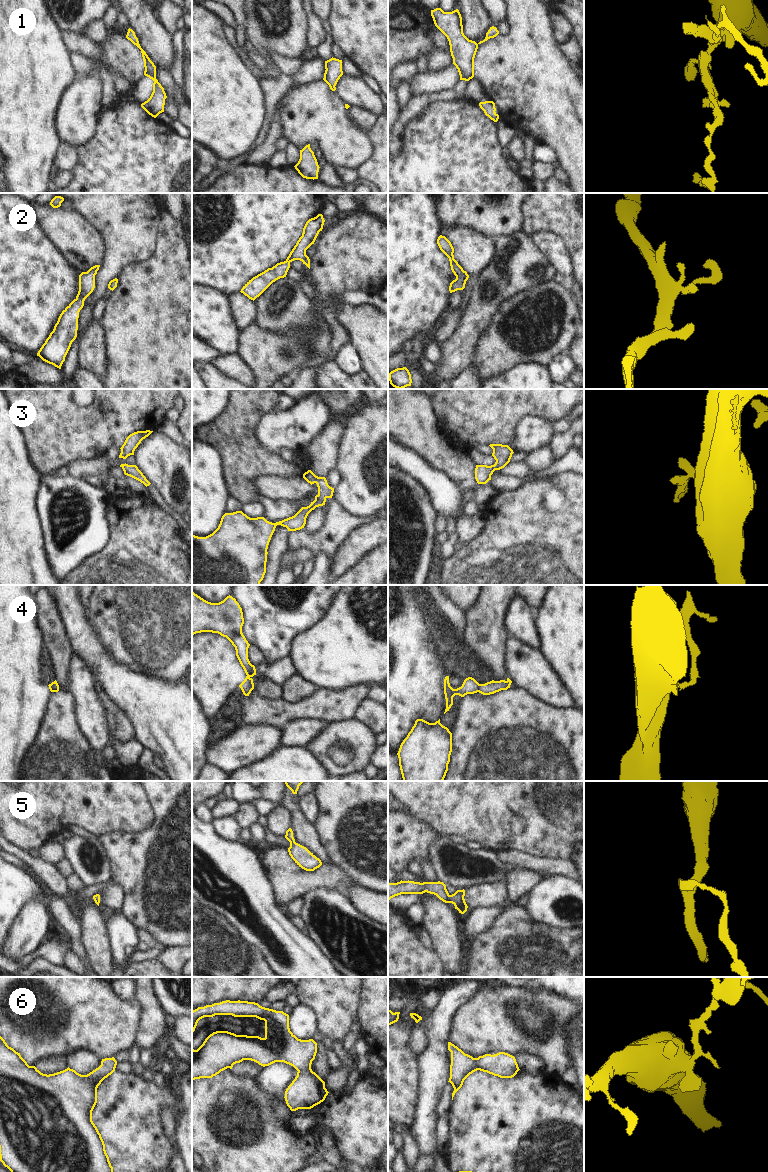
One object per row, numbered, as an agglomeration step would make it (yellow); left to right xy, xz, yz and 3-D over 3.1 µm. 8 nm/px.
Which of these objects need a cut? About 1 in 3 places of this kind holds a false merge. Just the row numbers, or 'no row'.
4

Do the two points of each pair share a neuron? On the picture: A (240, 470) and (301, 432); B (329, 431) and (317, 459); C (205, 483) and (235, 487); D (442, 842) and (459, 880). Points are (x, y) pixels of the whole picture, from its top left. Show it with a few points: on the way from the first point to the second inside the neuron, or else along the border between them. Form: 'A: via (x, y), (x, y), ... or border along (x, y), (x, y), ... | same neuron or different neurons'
A: border along (255, 434), (266, 448), (277, 454) | different neurons
B: via (329, 438), (322, 452) | same neuron
C: border along (221, 463), (223, 478), (227, 492), (230, 495) | different neurons
D: via (438, 852), (442, 866), (449, 874) | same neuron

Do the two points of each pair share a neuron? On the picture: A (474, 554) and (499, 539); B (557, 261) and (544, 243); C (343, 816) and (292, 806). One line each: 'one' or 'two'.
A: one
B: one
C: two

